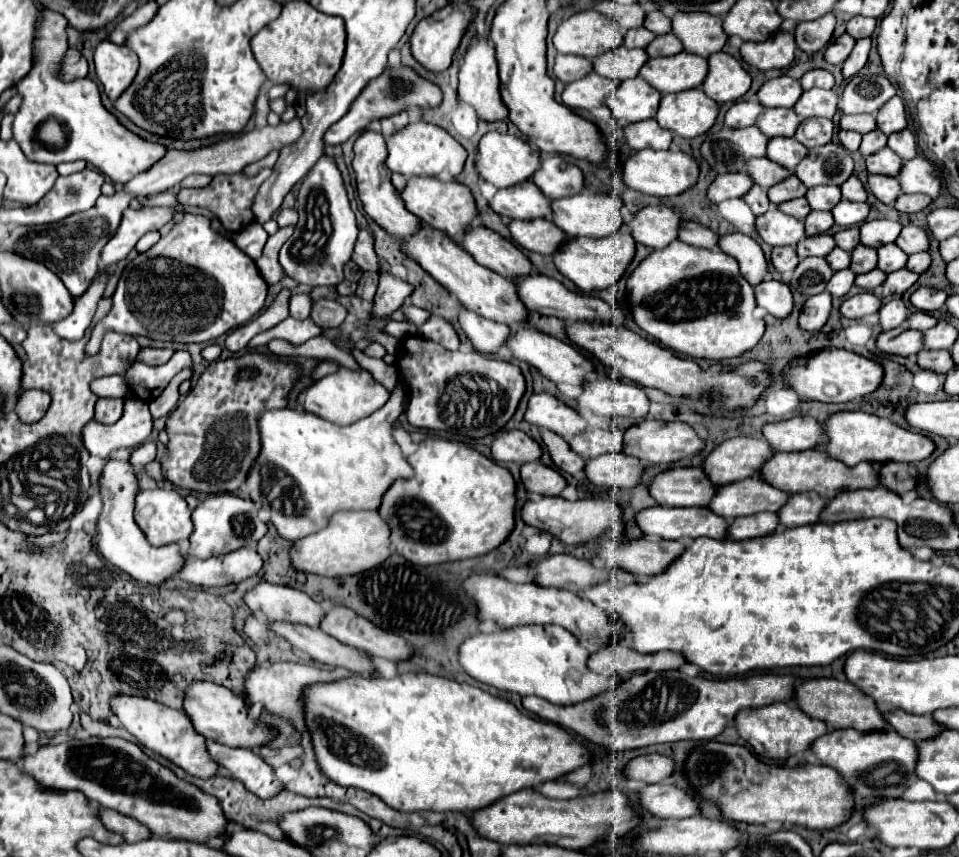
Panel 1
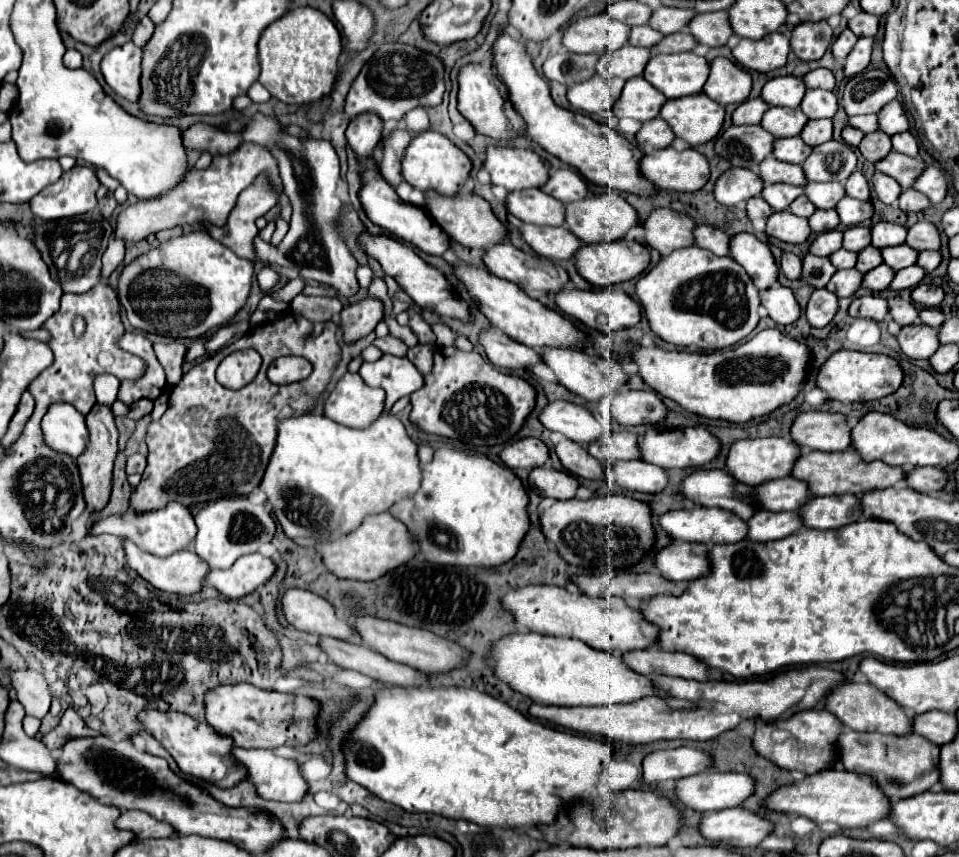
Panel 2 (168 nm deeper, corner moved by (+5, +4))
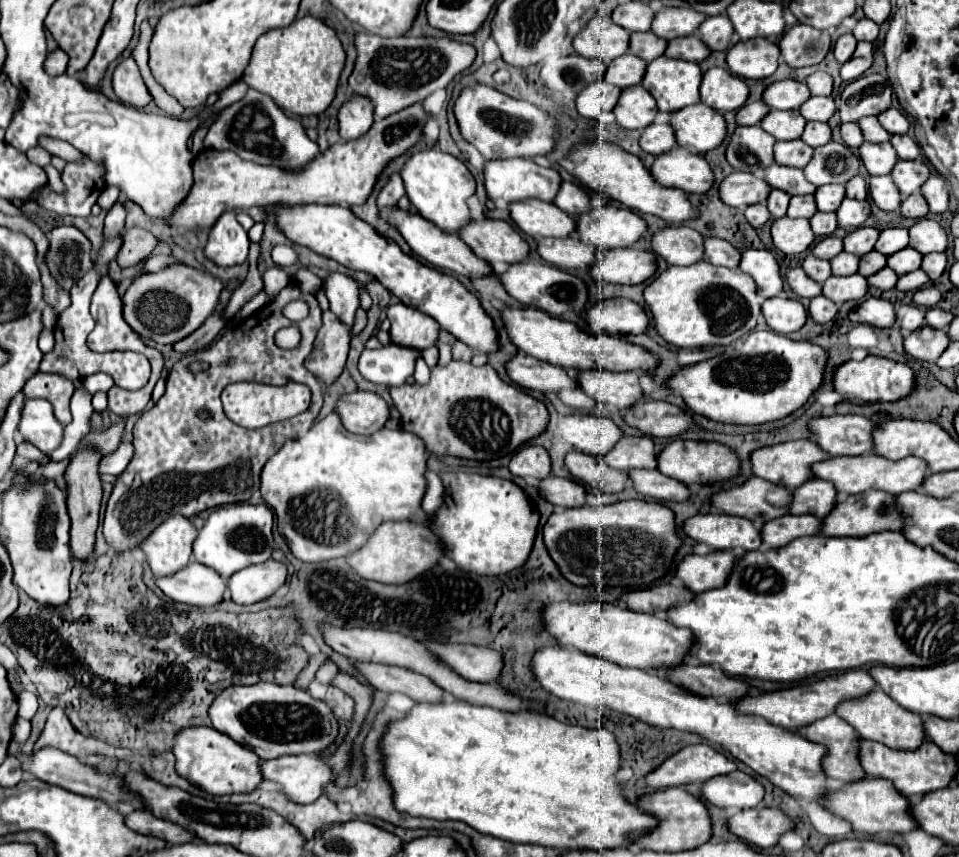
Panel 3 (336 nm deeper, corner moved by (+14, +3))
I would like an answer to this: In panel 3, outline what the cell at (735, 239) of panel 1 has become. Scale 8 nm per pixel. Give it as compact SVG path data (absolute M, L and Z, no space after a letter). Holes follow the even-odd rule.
M744 249L738 269L756 281L760 297L768 299L782 293L780 267L768 249Z

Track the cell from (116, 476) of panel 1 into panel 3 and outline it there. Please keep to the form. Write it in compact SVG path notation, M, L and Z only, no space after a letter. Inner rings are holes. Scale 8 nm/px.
M190 561L186 569L180 569L170 577L156 577L154 581L172 601L194 607L212 607L222 601L226 591L224 579L198 561Z

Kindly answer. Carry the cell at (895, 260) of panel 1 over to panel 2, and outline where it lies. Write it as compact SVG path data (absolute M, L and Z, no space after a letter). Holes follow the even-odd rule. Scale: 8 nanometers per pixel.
M907 244L883 248L881 252L883 252L885 264L889 264L891 268L895 268L895 272L897 270L903 270L907 266L913 266L917 262L917 256L919 256L919 252L915 248L909 248Z

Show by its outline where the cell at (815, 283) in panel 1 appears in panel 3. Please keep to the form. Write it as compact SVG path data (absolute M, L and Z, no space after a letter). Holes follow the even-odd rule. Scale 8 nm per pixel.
M812 253L804 259L802 269L804 269L804 273L806 273L810 279L814 279L814 281L818 281L818 283L824 283L824 281L832 275L832 271L830 271L830 263L824 261L824 259L814 257Z

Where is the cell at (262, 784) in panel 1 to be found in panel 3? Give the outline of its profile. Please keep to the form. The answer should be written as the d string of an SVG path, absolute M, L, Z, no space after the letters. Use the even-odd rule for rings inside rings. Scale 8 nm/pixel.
M288 755L260 761L262 777L282 787L286 799L294 803L312 803L324 793L324 785L334 781L330 767L314 755Z

